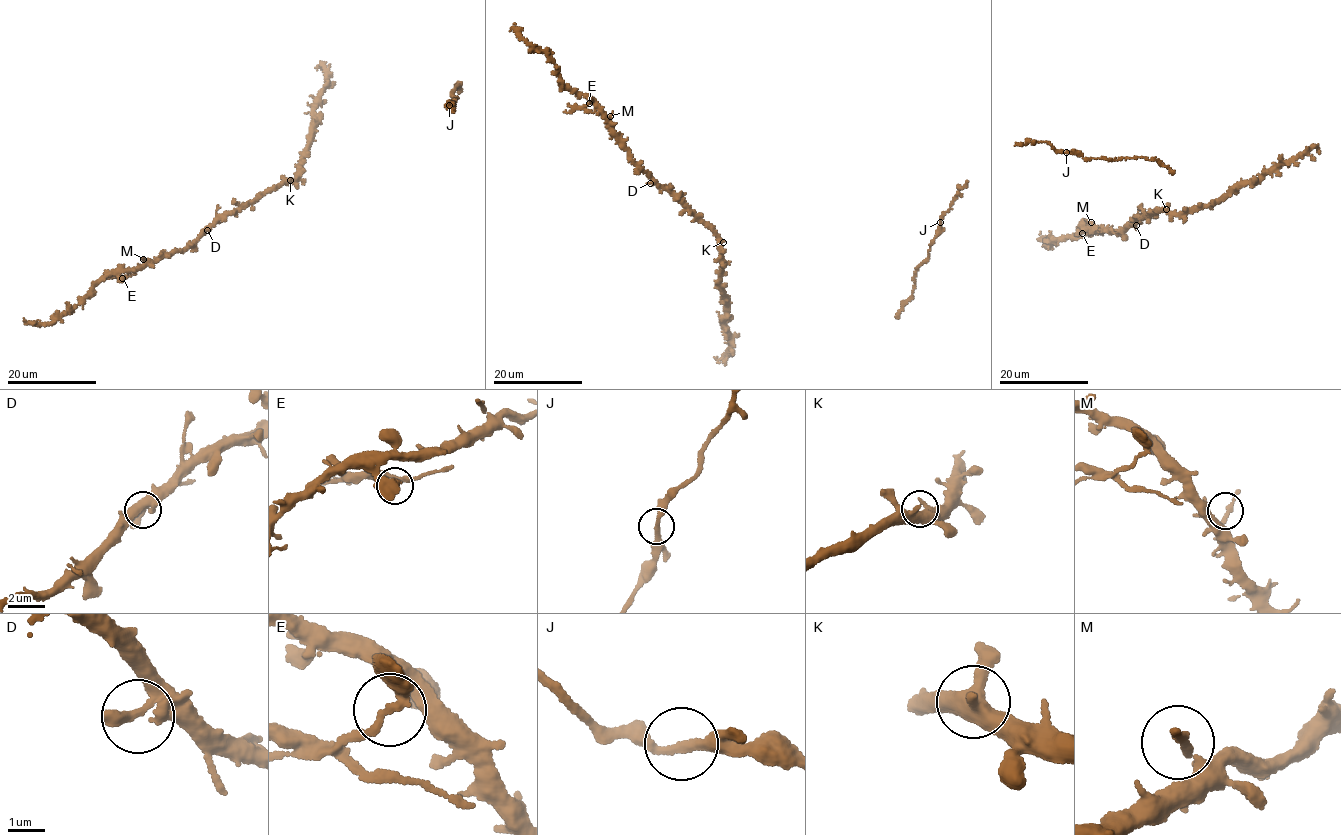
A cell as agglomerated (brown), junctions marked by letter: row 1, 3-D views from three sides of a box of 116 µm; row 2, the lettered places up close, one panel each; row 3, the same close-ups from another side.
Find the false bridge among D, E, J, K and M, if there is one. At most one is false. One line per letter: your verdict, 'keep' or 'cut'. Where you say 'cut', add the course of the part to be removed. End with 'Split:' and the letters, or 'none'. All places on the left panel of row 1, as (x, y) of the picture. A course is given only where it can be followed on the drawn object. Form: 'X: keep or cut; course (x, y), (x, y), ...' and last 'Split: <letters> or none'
D: keep
E: cut; course (122, 278), (104, 276)
J: keep
K: keep
M: keep
Split: E

